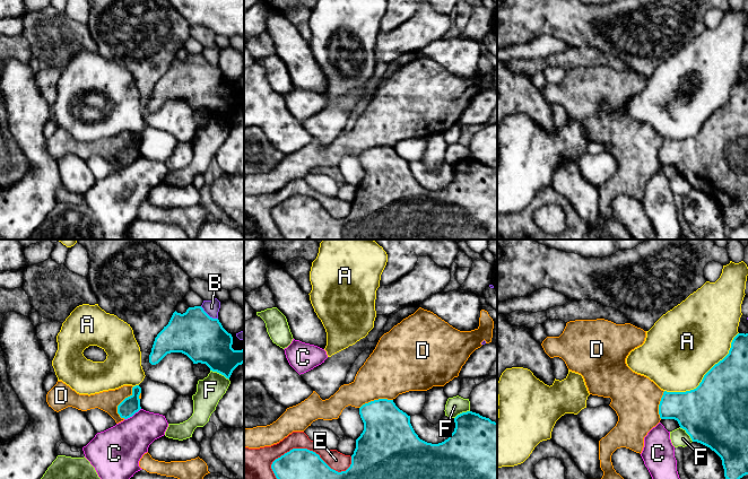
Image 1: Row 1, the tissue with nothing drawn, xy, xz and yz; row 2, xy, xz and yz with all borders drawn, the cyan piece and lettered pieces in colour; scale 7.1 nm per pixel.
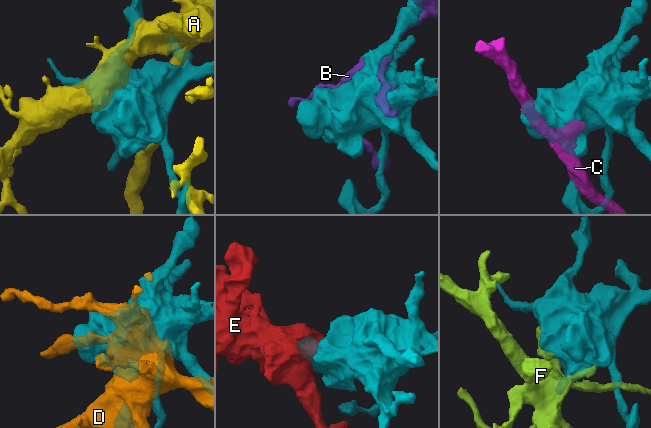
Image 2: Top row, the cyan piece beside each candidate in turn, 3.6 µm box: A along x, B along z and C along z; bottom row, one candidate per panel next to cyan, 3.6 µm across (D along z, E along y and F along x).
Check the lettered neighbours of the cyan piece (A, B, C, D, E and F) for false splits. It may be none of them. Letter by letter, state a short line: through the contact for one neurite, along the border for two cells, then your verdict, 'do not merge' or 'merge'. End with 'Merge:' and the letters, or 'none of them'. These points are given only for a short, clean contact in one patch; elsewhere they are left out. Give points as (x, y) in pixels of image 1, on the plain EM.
A: do not merge
B: do not merge
C: xy (140, 155), (124, 166) | do not merge
D: do not merge
E: do not merge
F: do not merge
Merge: none of them

